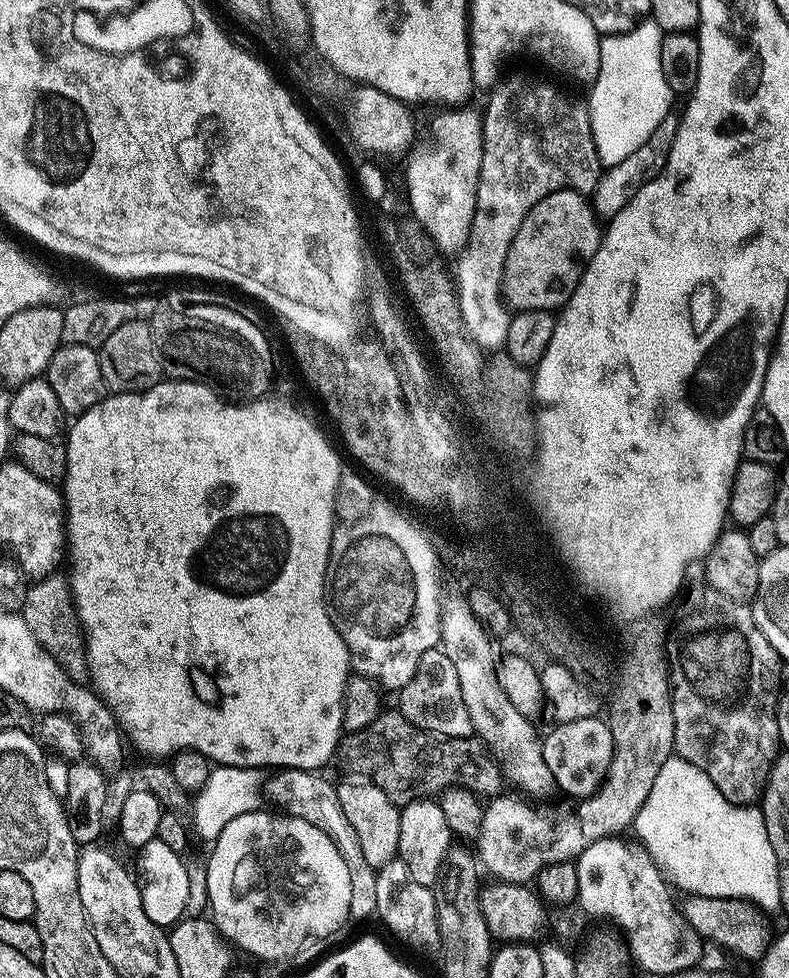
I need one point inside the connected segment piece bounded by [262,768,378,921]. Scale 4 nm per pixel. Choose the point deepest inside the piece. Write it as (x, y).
(301, 792)

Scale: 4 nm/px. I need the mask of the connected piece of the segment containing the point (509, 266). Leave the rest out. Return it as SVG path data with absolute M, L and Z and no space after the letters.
M567 188L542 198L542 202L538 202L538 206L534 206L530 210L530 214L526 214L526 218L522 222L522 226L518 226L518 234L510 246L510 254L504 263L503 294L505 299L513 309L522 312L526 310L552 312L563 308L564 303L574 294L584 269L587 268L600 248L601 239L601 217L597 215L596 209L593 208L585 193Z

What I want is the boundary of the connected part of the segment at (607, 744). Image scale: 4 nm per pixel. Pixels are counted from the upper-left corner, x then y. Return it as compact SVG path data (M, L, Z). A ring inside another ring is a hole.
M599 715L587 716L574 722L556 724L553 729L548 737L543 737L542 743L545 762L553 774L555 787L575 798L593 796L610 770L614 754L614 738L608 729L607 719Z

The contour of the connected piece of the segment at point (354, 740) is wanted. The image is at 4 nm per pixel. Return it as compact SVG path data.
M398 710L381 711L370 726L347 733L338 752L356 767L353 769L357 773L370 774L386 798L398 806L436 798L451 789L465 788L479 798L501 795L503 789L500 787L504 784L504 776L496 765L497 757L483 740L475 735L454 738L423 732Z

